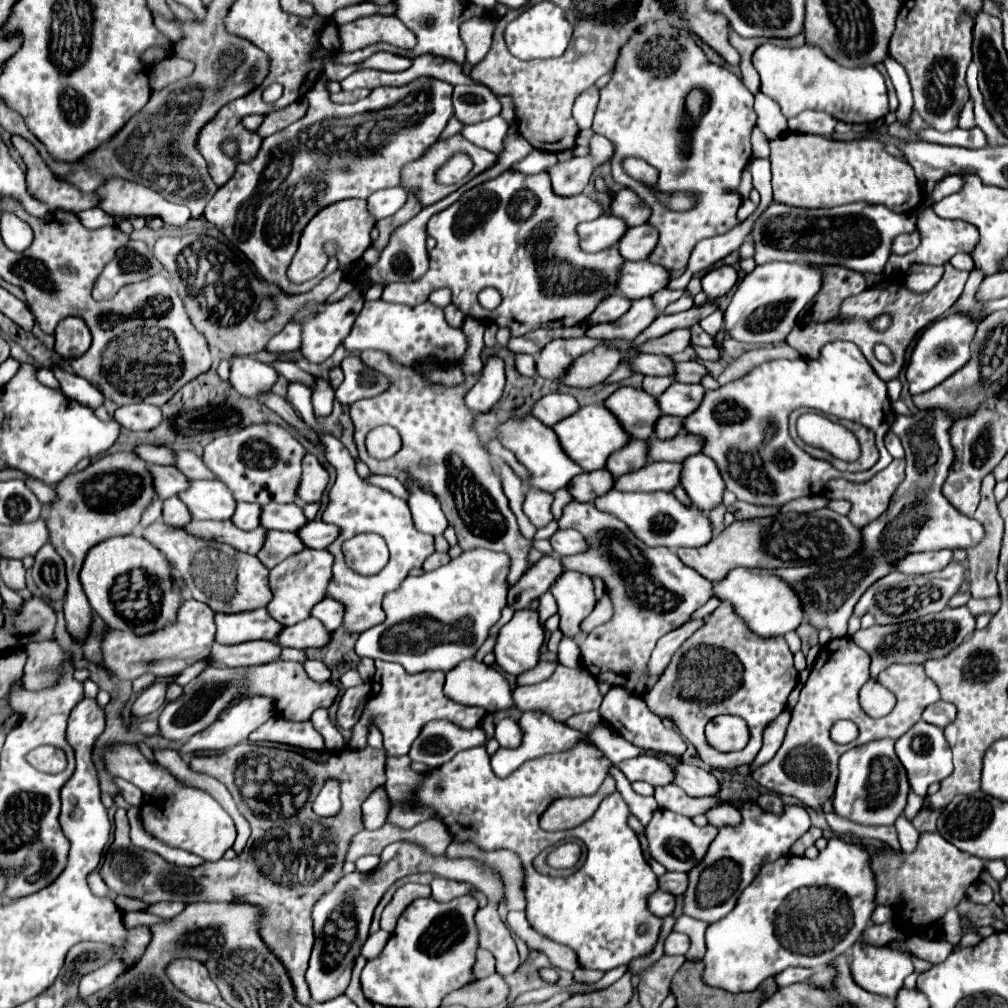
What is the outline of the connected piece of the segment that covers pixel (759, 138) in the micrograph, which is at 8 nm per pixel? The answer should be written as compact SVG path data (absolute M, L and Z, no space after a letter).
M752 128L752 150L754 150L754 156L762 156L762 158L768 158L770 154L768 140L758 128Z

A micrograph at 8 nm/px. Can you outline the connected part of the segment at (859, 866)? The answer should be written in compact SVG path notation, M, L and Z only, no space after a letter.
M832 838L814 860L786 854L776 862L764 864L750 886L738 896L734 910L722 920L710 924L706 930L706 984L728 992L752 992L766 978L776 976L790 966L822 970L830 960L834 960L834 956L840 956L852 948L862 938L862 932L870 924L876 908L876 878L870 868L870 860L872 854L864 844Z

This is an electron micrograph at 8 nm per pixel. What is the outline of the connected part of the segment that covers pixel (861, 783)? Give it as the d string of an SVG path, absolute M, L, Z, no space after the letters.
M894 738L872 740L868 744L848 750L840 758L840 778L834 792L834 812L860 824L890 826L904 812L906 796L910 792L906 770L896 752Z

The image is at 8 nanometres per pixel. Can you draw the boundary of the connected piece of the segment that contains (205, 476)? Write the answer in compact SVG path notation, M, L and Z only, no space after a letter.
M178 450L178 470L182 470L190 480L214 480L214 472L206 468L202 456L188 452L188 450Z

